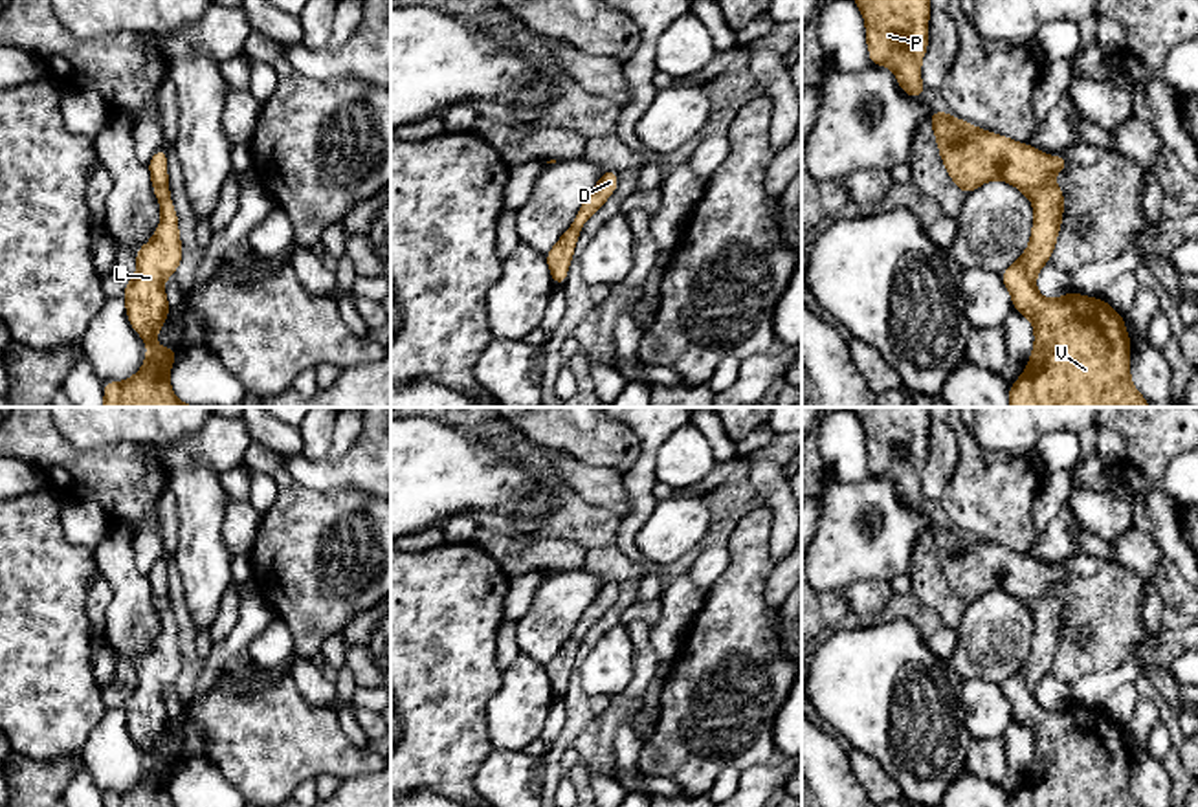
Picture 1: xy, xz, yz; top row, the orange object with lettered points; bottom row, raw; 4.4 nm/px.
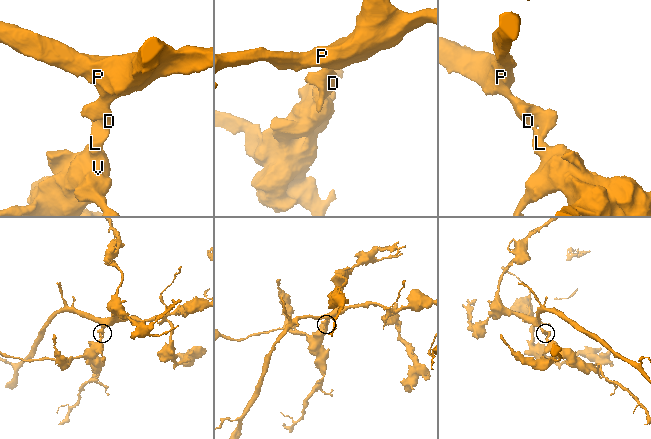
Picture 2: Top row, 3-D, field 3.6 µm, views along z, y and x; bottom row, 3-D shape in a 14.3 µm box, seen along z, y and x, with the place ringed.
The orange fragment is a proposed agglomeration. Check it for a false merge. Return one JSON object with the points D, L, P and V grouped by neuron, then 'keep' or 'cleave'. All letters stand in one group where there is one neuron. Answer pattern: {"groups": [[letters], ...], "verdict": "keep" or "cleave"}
{"groups": [["D", "L", "P", "V"]], "verdict": "keep"}

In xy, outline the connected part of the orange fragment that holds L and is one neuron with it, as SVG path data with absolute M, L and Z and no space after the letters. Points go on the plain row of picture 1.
M160 558L147 576L160 614L161 635L154 647L136 662L138 684L128 690L123 706L128 734L143 748L147 768L141 781L130 790L103 794L105 807L174 807L169 781L180 761L160 759L154 754L171 723L163 691L176 684L183 666L178 625L169 603L167 559Z

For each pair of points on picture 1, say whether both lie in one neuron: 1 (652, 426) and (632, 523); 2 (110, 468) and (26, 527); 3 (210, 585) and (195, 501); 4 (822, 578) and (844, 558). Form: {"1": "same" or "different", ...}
{"1": "same", "2": "different", "3": "same", "4": "same"}

